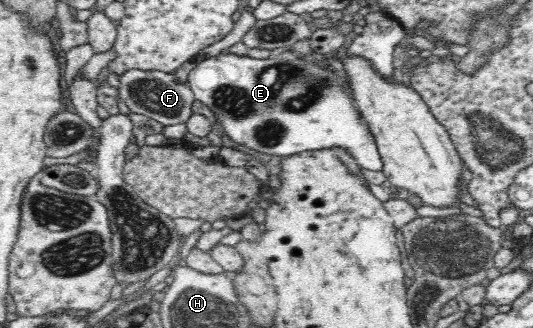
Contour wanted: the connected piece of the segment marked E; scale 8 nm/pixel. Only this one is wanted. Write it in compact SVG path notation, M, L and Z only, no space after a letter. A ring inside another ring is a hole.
M220 52L218 55L209 58L200 58L197 62L197 66L189 73L187 78L187 83L192 89L195 100L200 100L202 104L208 106L212 111L214 119L216 120L218 126L222 126L224 135L228 136L232 142L236 144L241 144L254 152L260 152L260 154L269 154L270 156L288 156L290 154L298 154L298 152L306 150L322 150L322 148L334 148L334 146L340 146L350 152L354 160L362 168L366 170L383 170L383 162L381 156L379 155L378 149L376 148L376 143L374 143L374 136L368 131L368 127L364 122L360 111L356 109L353 105L353 96L350 87L348 87L348 79L346 79L345 73L342 71L330 72L330 70L325 70L321 64L312 63L312 61L306 61L304 59L298 59L294 56L292 52L290 53L280 53L277 56L270 56L264 59L256 59L246 55L237 55L234 53L223 53Z

